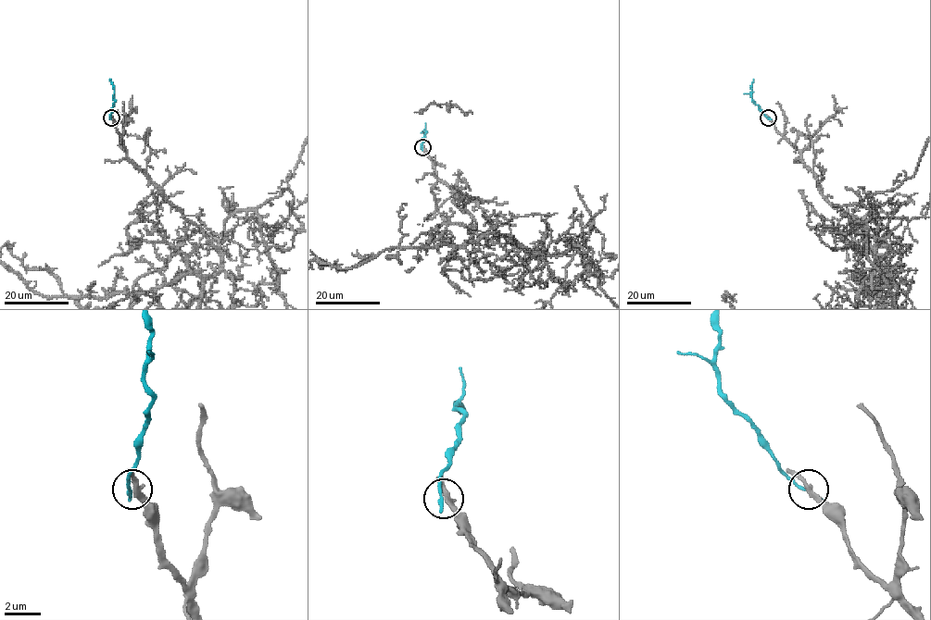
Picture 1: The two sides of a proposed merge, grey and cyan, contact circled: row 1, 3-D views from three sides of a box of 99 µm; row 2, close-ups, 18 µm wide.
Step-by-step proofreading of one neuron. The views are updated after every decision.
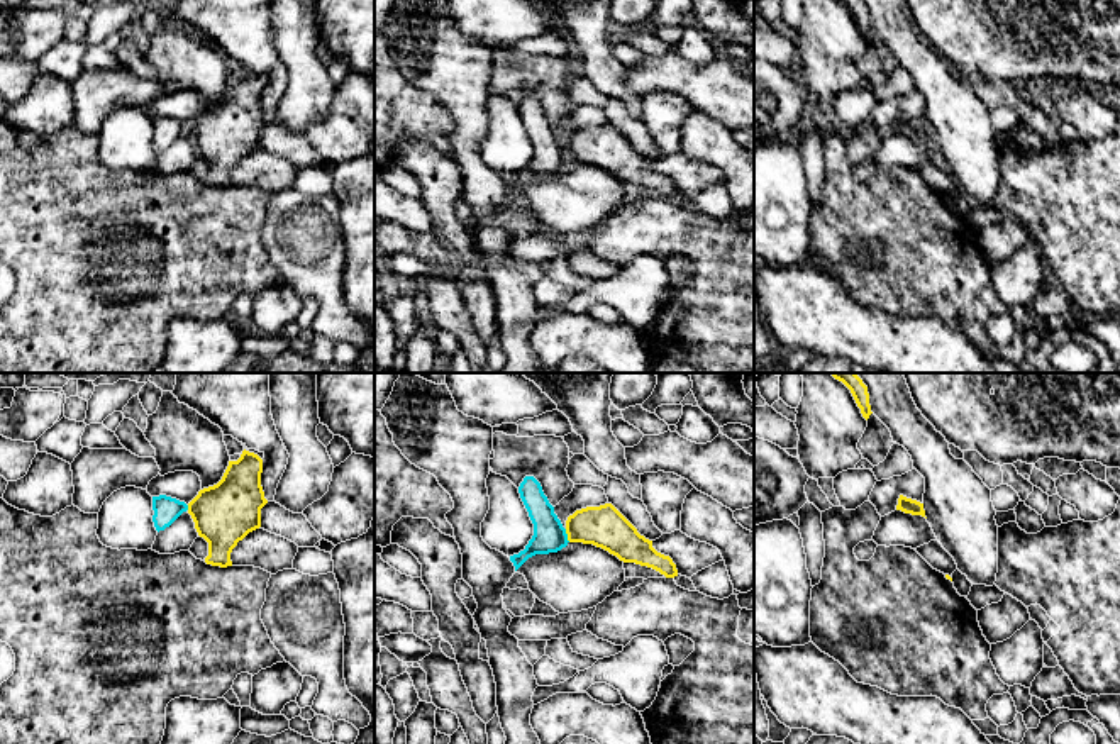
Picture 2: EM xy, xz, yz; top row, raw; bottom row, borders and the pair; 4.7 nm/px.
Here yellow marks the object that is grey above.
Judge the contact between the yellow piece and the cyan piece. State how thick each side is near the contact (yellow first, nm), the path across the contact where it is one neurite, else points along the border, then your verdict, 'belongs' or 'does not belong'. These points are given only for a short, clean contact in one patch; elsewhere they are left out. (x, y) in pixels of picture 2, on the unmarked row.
200/160 nm | along xz (565, 149), (570, 161) | does not belong

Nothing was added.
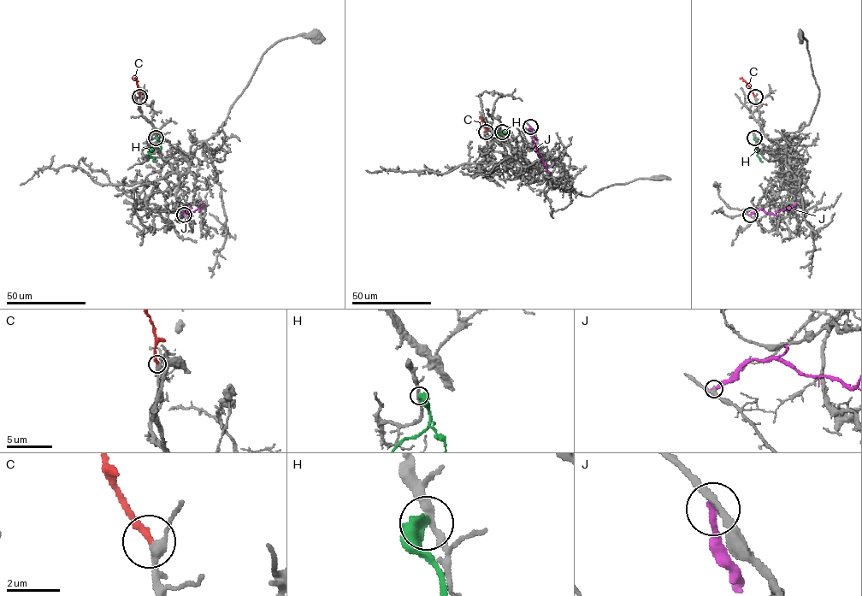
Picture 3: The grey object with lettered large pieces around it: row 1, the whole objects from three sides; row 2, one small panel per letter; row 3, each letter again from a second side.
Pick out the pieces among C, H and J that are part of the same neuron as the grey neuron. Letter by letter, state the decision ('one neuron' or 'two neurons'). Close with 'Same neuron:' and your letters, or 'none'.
C: one neuron
H: two neurons
J: two neurons
Same neuron: C

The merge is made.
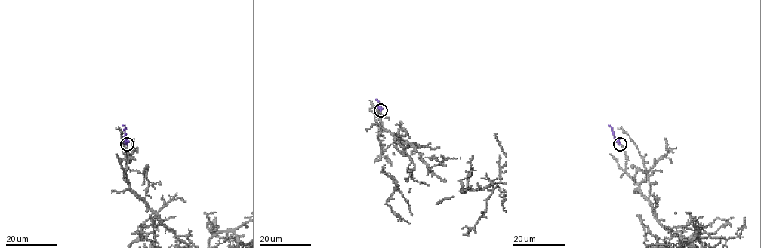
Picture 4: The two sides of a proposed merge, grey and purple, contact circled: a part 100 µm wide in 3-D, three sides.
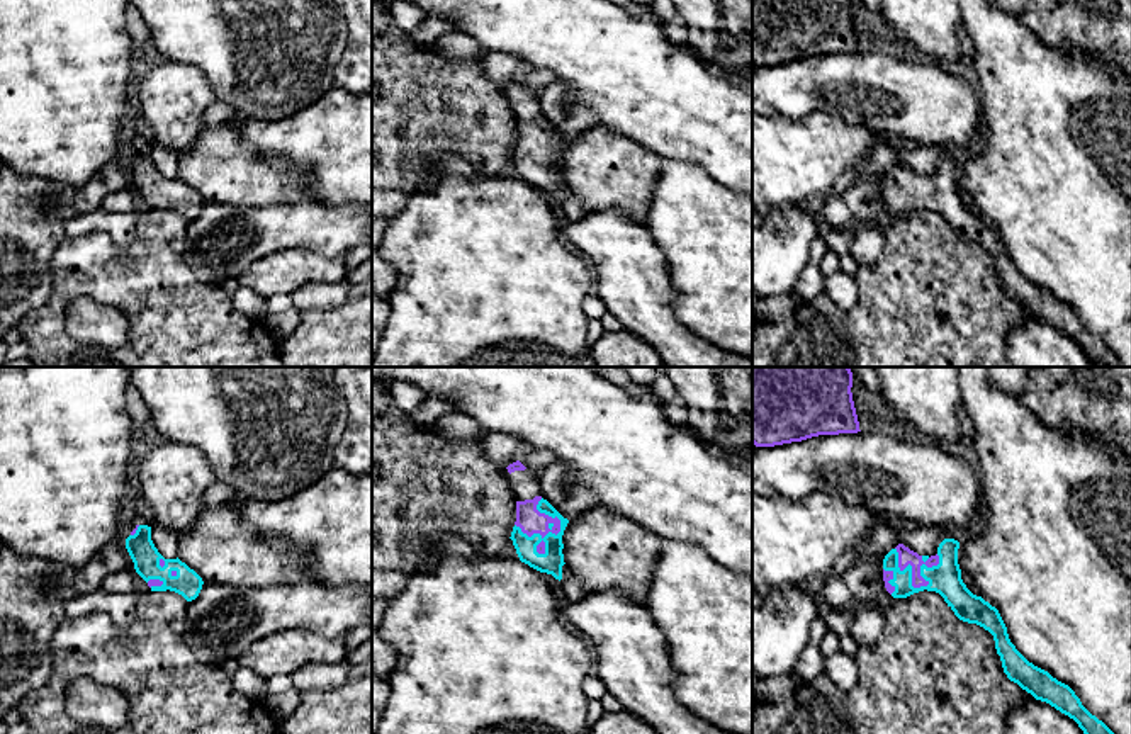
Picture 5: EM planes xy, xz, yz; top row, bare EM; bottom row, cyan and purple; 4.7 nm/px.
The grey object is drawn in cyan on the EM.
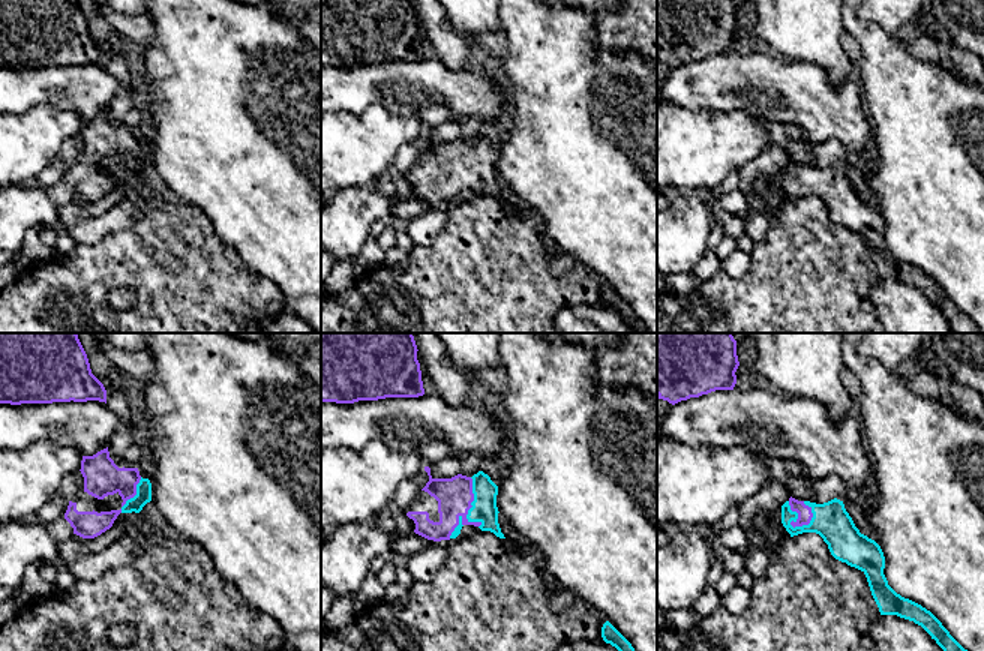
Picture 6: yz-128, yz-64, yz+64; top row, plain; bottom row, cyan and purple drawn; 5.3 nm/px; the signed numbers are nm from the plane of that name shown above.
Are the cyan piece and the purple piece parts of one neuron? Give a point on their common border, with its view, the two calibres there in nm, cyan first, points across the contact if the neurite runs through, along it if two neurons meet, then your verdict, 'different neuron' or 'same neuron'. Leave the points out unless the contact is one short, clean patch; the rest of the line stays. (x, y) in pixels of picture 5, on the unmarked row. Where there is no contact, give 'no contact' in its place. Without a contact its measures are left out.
contact xz (561, 145); calibres 110 and 120 nm; way xz (552, 180), (552, 157), (561, 145), (539, 143), (528, 138); same neuron

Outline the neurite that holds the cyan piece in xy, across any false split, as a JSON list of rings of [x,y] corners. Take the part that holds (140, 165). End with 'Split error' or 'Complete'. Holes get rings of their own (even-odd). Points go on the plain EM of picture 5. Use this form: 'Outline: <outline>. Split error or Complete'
Outline: [[[136,144],[126,158],[126,168],[134,182],[136,192],[148,202],[151,211],[175,211],[187,221],[199,216],[202,197],[185,182],[165,178],[151,160],[151,146]]]. Split error

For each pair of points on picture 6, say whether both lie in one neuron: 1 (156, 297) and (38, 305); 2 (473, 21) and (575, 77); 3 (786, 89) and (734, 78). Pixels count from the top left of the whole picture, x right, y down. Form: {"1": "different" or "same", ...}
{"1": "same", "2": "different", "3": "same"}

